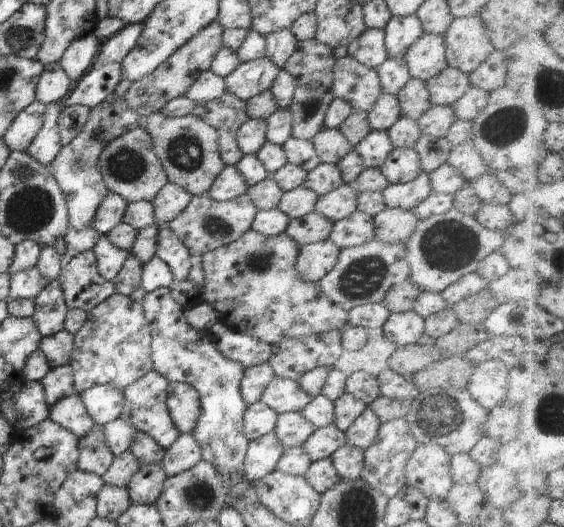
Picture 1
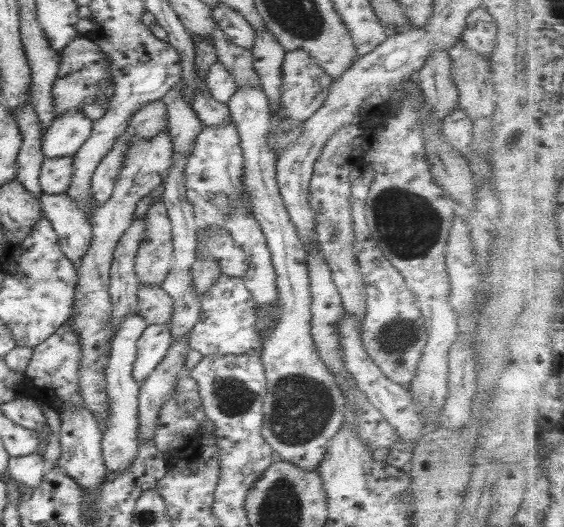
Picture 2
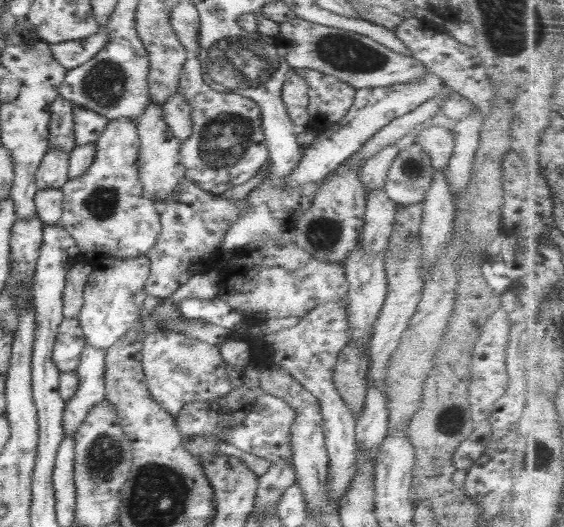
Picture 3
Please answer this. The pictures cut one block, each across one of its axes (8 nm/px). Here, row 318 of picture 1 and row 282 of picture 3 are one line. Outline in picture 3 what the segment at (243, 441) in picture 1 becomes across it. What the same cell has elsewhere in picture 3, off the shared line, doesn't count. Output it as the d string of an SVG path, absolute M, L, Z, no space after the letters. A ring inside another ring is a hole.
M184 176L174 197L160 207L161 231L155 246L145 254L150 263L145 293L154 298L169 297L196 272L204 273L219 262L222 258L221 245L224 235L231 224L241 217L245 204L246 197L231 201L209 194Z

